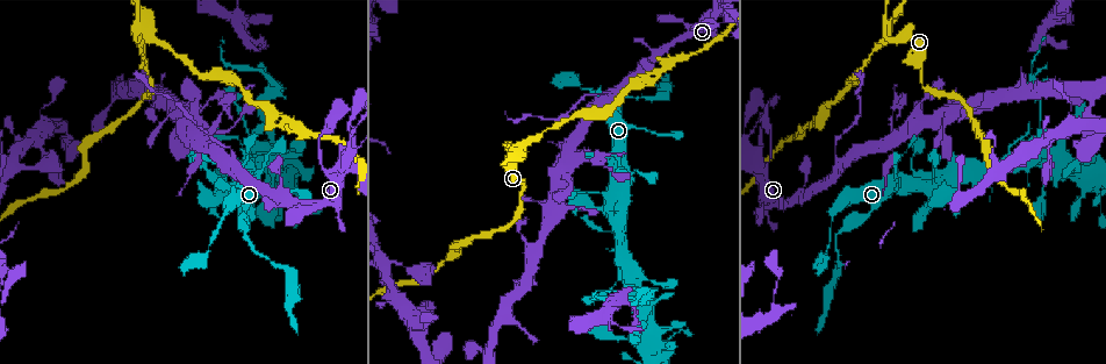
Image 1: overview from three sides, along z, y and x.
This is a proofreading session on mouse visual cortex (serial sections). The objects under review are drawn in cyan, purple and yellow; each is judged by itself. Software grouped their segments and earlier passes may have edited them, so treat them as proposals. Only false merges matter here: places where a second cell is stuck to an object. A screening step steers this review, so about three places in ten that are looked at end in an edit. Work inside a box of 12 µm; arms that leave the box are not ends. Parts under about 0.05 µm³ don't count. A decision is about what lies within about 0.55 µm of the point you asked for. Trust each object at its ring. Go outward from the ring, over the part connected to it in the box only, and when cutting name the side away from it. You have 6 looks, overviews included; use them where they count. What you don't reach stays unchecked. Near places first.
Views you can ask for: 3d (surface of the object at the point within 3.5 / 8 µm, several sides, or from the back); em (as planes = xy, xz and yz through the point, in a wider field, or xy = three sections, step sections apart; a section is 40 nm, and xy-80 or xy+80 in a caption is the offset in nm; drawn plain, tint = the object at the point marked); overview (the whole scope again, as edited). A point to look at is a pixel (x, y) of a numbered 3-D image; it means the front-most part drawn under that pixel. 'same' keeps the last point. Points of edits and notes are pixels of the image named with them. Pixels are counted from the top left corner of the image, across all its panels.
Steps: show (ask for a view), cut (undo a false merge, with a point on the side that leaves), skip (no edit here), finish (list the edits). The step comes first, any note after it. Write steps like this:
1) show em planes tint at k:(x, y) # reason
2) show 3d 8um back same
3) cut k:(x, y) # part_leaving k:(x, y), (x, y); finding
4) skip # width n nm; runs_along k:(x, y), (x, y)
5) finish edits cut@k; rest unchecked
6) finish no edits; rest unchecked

show 3d 3.5um back at 1:(248, 239) # thick turns thin

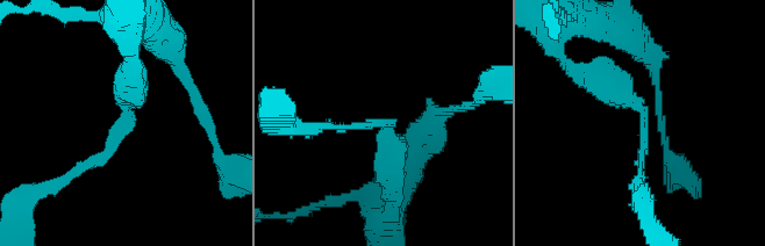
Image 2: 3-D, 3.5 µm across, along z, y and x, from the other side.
show em xy step 2 tint at 2:(126, 123) # arm_widths 100, 350 nm; need the tissue

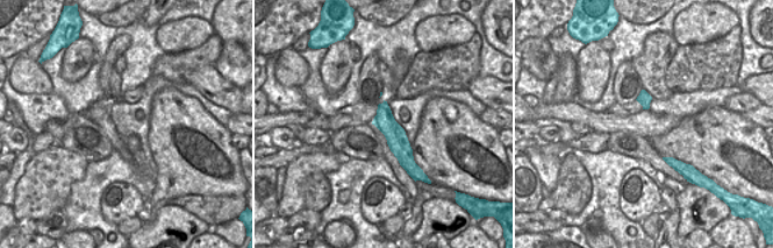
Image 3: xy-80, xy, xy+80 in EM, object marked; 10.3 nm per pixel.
cut 2:(111, 147) # part_leaving 2:(124, 113), (111, 149), (50, 187); a second cell is stuck on

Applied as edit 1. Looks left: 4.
show 3d 3.5um back at 1:(652, 57) # a fork

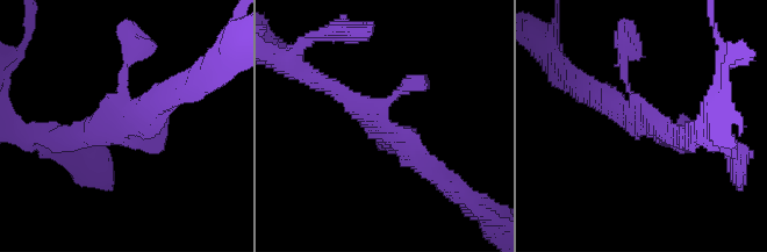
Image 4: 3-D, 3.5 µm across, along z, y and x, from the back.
show em xy step 3 tint at 4:(122, 117)

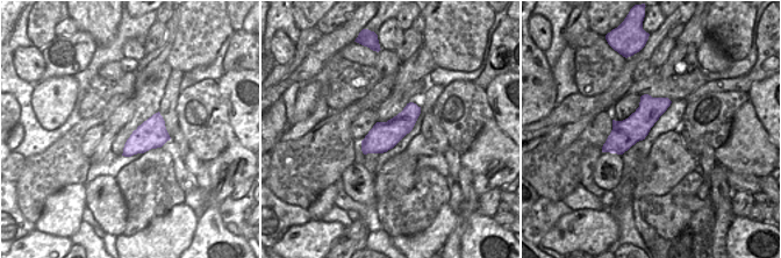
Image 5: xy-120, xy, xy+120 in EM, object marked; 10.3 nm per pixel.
skip # one cell here

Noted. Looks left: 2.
show 3d 8um at 1:(522, 182) # sharp bend

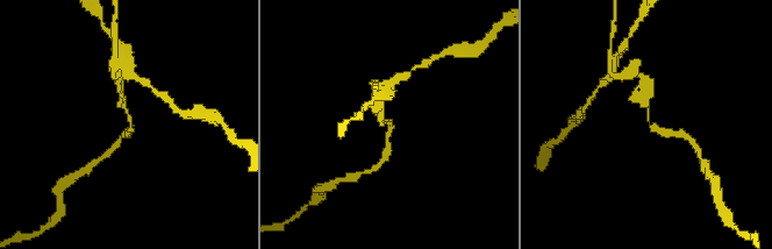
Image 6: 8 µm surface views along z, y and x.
show em planes tint at 6:(392, 122) # arm_widths 150, 200 nm

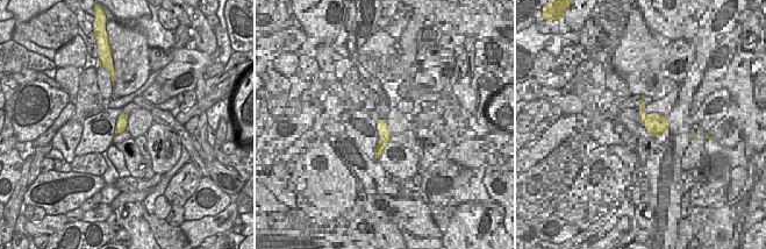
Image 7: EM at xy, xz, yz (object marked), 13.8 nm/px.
skip # width 160 nm; runs_along 6:(644, 94), (649, 125), (680, 134); continuous, no second cell

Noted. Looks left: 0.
finish edits cut@2; rest unchecked

